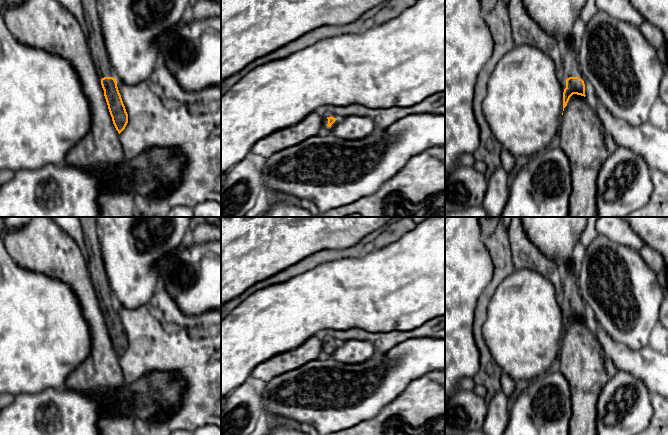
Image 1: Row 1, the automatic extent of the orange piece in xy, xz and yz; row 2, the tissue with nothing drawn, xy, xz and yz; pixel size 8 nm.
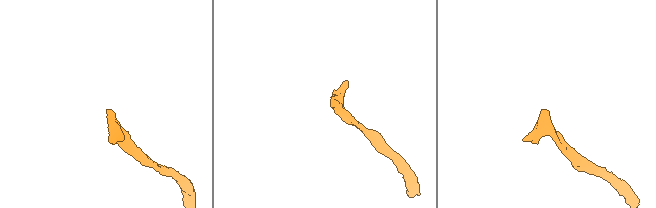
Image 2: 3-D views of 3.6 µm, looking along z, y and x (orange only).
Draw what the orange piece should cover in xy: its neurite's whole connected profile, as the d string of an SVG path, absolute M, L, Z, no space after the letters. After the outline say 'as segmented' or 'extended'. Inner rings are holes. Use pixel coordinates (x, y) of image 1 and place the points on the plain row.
M80 217L80 220L83 227L85 246L89 256L89 261L87 263L88 271L92 280L92 284L94 286L94 290L98 298L102 301L101 309L104 314L104 320L108 329L110 339L112 341L113 348L118 357L120 358L125 353L128 347L128 338L119 317L117 306L115 302L109 300L111 295L110 286L104 266L104 259L101 251L99 230L96 223L96 217Z; extended

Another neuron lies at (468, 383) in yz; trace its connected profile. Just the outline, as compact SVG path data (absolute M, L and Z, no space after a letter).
M465 378L460 382L461 390L473 391L473 388L476 386L476 383L472 378Z

